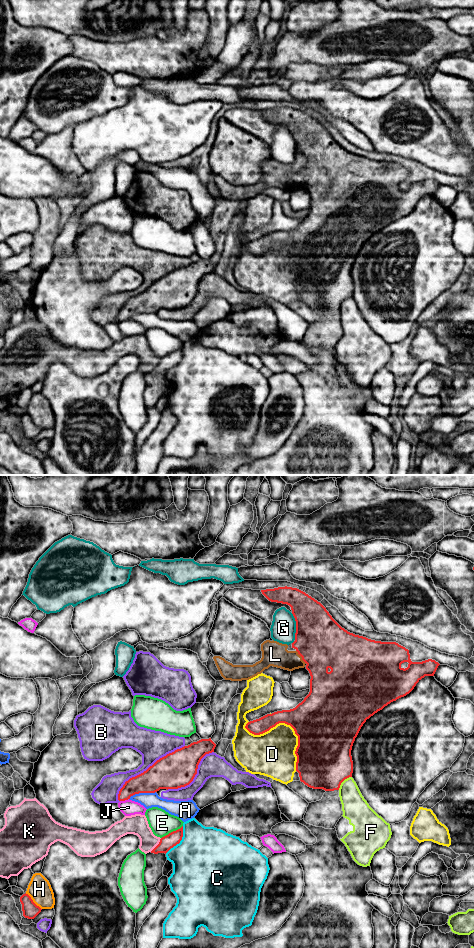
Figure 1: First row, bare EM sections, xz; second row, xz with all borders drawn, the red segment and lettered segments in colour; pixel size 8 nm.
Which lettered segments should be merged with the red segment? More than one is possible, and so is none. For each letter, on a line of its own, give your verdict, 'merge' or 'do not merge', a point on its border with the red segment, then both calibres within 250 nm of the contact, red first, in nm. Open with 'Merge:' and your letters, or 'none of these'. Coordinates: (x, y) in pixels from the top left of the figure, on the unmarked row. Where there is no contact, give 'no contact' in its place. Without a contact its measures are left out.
Merge: L
A: do not merge | xz (141, 312) | 240/120 nm
B: do not merge | xz (147, 289) | 280/240 nm
C: do not merge | xz (180, 360) | 120/500 nm
D: do not merge | xz (289, 244) | 440/340 nm
E: do not merge | xz (171, 352) | 120/200 nm
F: do not merge | xz (343, 300) | 440/220 nm
G: do not merge | xz (296, 146) | 400/200 nm
H: do not merge | xz (32, 421) | 130/190 nm
J: do not merge | xz (124, 320) | 180/130 nm
K: do not merge | xz (157, 365) | 120/170 nm
L: merge | xz (301, 176) | 400/200 nm

